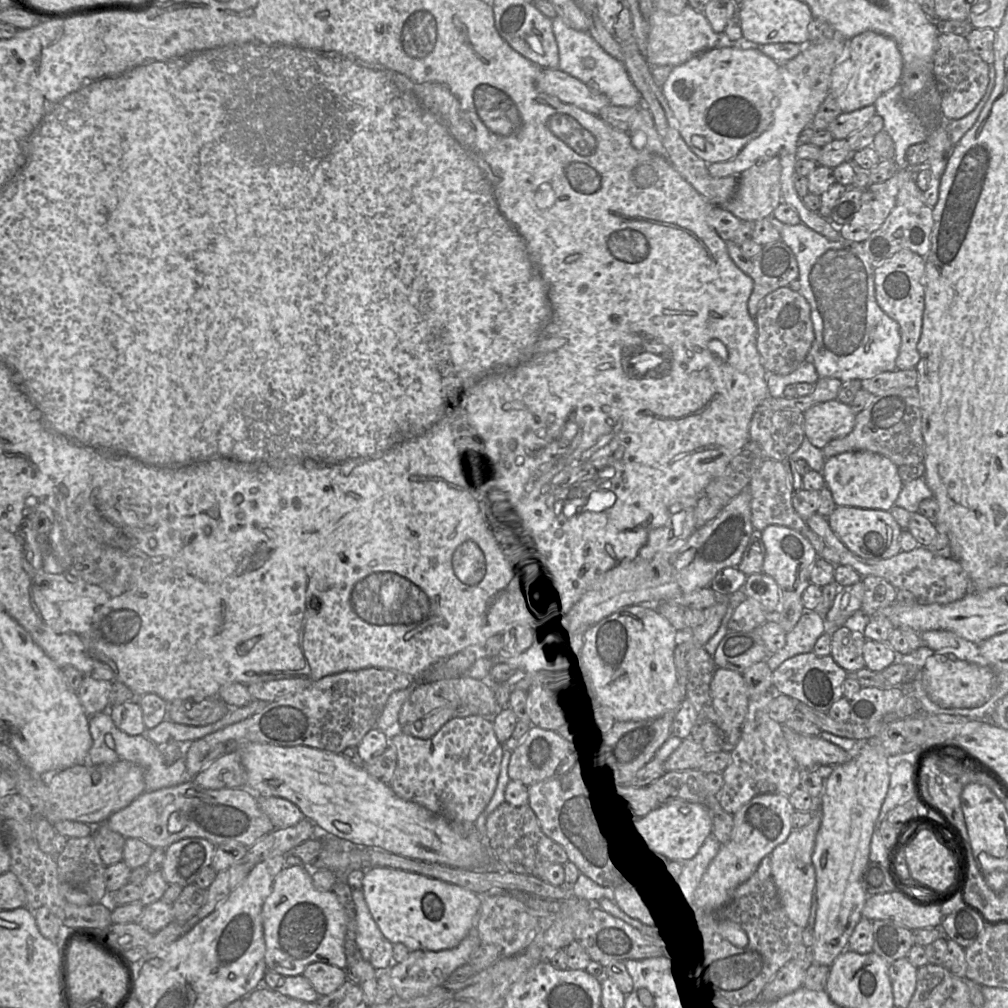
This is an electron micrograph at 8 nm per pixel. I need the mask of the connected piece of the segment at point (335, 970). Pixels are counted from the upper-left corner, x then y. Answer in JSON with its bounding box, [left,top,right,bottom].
[303,962,347,996]

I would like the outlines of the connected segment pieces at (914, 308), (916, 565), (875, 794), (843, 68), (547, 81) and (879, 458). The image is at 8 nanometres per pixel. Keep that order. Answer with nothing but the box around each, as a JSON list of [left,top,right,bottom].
[[874,249,925,370],[806,512,969,604],[811,743,892,967],[830,31,903,113],[539,69,610,115],[821,451,903,511]]

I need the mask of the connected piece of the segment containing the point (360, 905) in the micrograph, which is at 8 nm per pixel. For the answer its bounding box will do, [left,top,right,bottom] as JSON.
[352,889,385,961]

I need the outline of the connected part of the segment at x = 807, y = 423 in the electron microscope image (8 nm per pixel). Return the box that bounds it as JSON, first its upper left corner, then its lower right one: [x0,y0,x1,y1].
[803,399,856,449]

